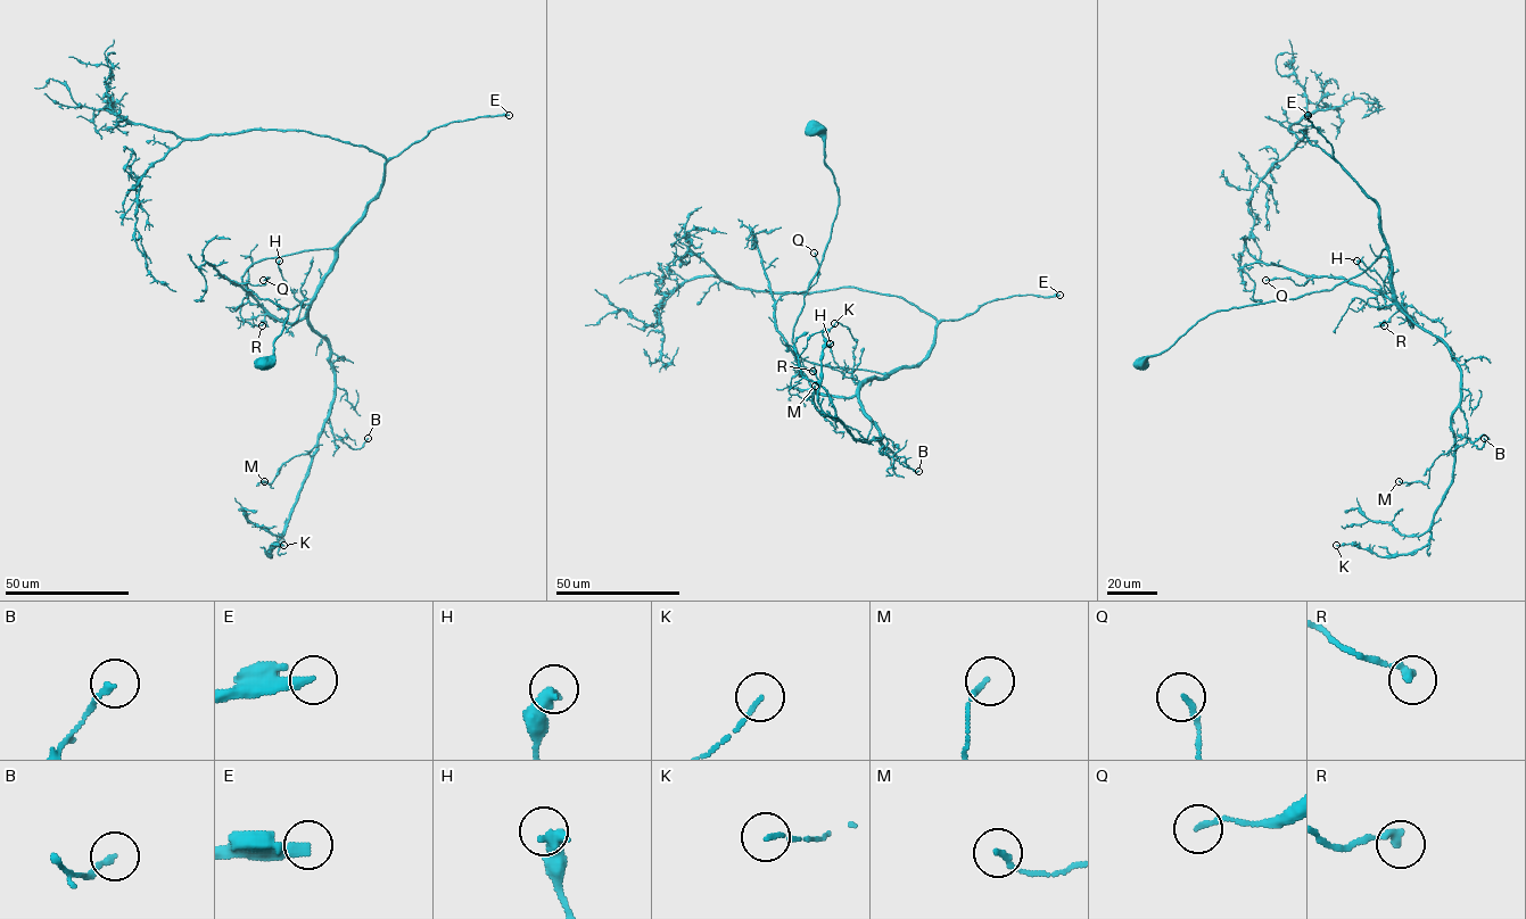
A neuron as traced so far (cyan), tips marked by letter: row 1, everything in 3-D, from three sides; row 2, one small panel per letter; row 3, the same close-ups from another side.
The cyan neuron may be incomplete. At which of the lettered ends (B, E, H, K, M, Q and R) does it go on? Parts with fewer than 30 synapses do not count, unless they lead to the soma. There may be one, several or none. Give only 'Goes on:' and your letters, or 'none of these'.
Goes on: E

